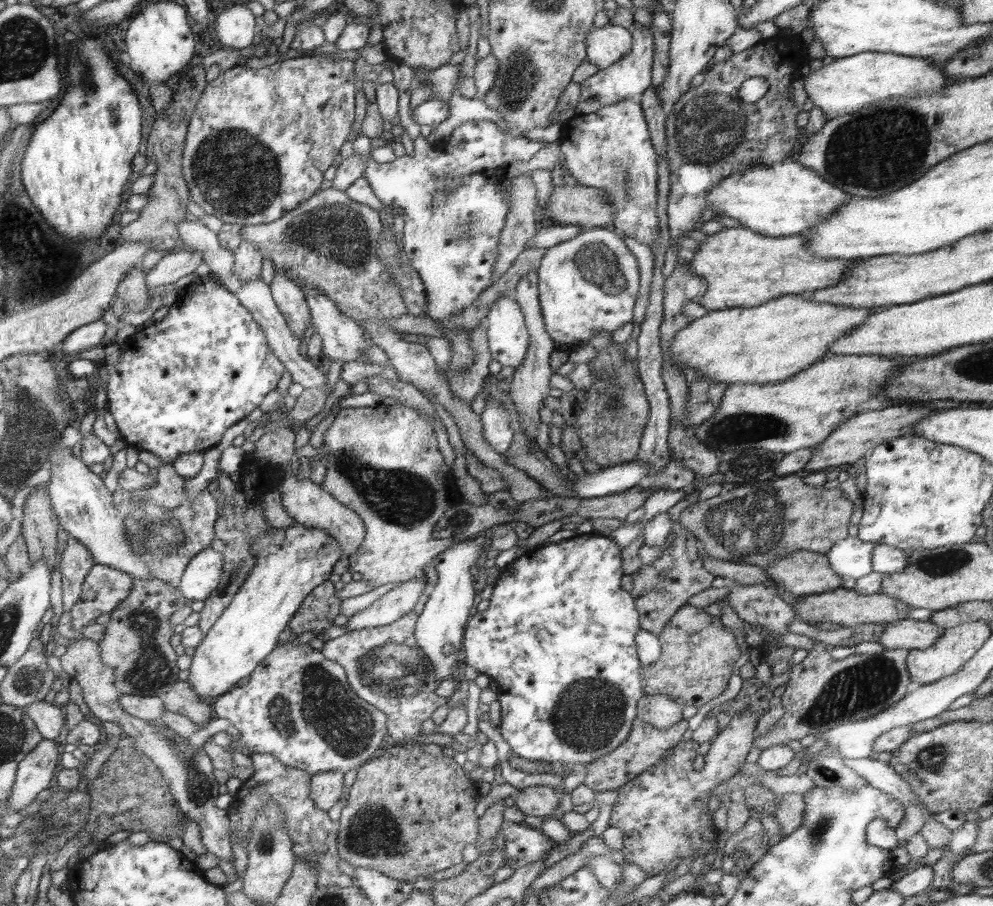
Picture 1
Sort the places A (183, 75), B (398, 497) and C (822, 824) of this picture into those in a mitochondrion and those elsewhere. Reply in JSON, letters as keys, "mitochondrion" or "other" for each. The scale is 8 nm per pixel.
{"A":"other","B":"mitochondrion","C":"mitochondrion"}

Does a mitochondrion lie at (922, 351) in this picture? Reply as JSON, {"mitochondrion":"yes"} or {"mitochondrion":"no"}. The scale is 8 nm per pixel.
{"mitochondrion":"no"}

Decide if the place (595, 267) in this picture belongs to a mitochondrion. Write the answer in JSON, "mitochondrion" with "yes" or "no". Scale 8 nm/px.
{"mitochondrion":"yes"}

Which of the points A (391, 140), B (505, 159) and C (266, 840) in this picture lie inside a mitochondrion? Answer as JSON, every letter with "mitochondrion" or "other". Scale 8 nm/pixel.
{"A":"other","B":"other","C":"mitochondrion"}

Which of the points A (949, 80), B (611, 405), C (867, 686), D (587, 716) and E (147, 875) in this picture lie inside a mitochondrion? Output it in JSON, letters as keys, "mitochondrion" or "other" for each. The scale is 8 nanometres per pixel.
{"A":"other","B":"mitochondrion","C":"mitochondrion","D":"mitochondrion","E":"other"}

